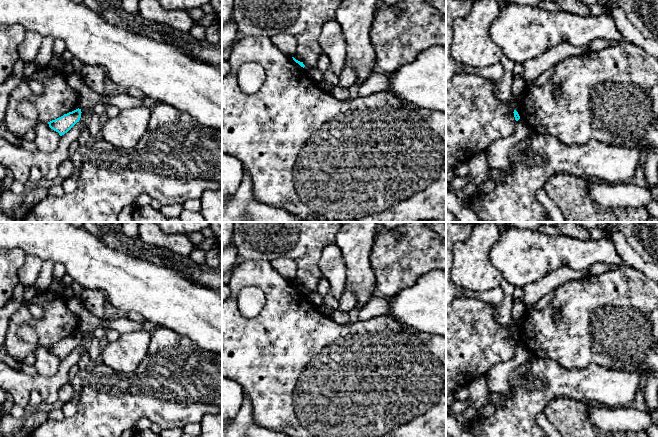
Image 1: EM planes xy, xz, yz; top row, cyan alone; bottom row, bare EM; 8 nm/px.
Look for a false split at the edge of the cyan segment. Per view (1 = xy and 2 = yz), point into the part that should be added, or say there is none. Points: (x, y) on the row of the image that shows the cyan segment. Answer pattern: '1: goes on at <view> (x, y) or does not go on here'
1: does not go on here
2: does not go on here

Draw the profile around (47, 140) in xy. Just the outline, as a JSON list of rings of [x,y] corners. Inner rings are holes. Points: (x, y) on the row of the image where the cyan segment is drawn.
[[[39,122],[33,129],[35,132],[35,144],[39,151],[51,153],[59,145],[61,136],[49,127],[47,122]]]

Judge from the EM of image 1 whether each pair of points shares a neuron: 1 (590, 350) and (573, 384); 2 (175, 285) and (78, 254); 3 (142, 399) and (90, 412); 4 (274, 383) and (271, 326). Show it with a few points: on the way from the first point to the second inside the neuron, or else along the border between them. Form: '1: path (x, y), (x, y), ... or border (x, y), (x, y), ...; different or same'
1: border (558, 363), (604, 367); different
2: path (151, 285), (132, 284), (121, 275), (102, 268); same
3: path (129, 399), (111, 402), (103, 410); same
4: path (275, 369), (275, 340); same

